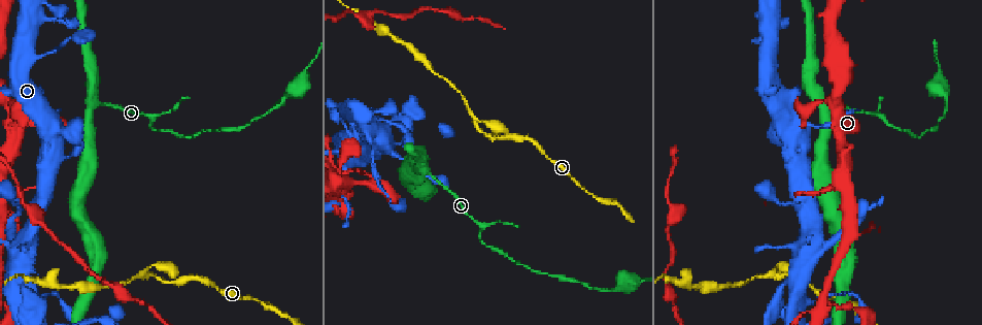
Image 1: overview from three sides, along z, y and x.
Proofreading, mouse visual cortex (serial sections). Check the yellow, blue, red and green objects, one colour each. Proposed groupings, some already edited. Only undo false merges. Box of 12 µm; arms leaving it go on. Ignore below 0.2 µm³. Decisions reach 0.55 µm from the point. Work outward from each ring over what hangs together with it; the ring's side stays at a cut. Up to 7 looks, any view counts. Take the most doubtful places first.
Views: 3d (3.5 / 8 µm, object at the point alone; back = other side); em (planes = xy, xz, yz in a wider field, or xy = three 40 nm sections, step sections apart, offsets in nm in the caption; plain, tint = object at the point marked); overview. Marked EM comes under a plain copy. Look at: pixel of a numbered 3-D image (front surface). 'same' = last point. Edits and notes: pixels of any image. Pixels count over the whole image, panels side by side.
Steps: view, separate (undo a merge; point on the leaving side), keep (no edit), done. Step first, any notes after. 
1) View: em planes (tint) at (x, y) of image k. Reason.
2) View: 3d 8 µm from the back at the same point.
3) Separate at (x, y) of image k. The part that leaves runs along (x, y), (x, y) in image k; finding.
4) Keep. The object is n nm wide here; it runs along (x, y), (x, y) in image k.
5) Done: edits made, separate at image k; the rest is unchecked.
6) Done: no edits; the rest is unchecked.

View: 3d 8 µm at (480, 239) of image 1. Sharp bend.

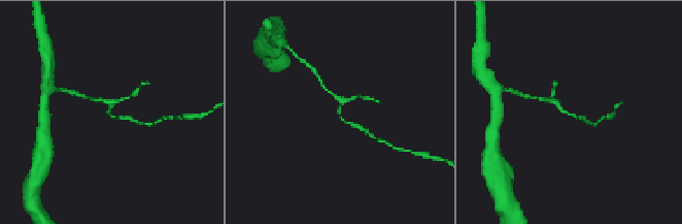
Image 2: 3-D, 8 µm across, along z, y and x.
View: 3d 3.5 µm at (108, 115) of image 2.

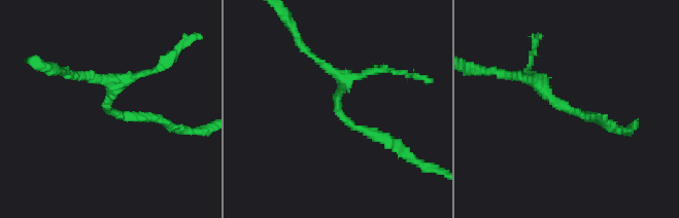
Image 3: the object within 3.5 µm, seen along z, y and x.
View: em xy step 3 (tint) at (573, 112) of image 3.

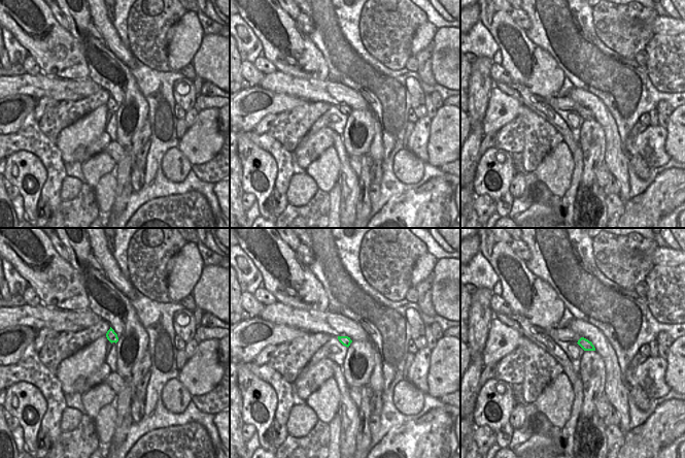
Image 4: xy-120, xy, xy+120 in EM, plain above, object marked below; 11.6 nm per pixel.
Keep. It runs along (324, 66), (343, 81), (337, 111), (397, 145) in image 3; all the same cell.

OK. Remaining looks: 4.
View: 3d 3.5 µm at (349, 158) of image 1. A narrow waist.

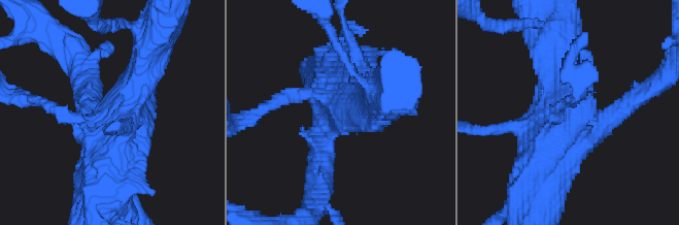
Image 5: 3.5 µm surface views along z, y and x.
View: em xy step 2 (tint) at (340, 104) of image 5. Now the EM.

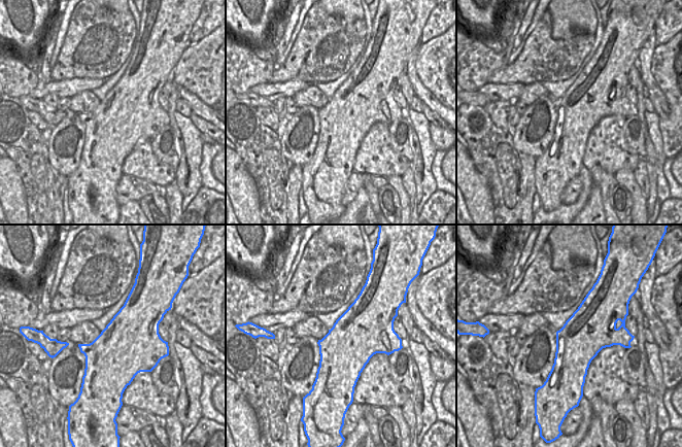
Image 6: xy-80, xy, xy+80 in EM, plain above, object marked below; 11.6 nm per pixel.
View: em xy step 1 (tint) at the same point.

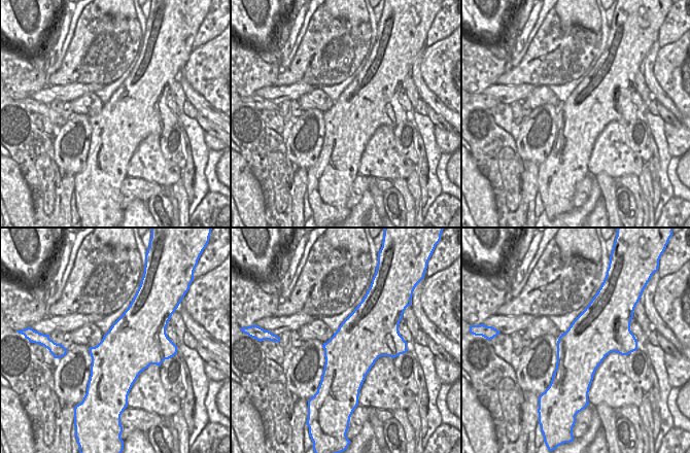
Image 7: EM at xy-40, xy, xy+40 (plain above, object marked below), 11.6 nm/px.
Keep. The object is 600 nm wide here; it runs along (153, 46), (105, 164) in image 5; all the same cell.

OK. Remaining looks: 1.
Done: no edits; the rest is unchecked.

